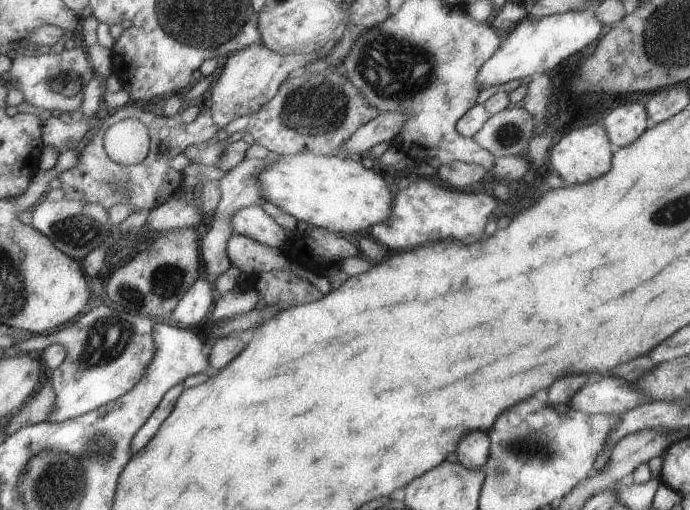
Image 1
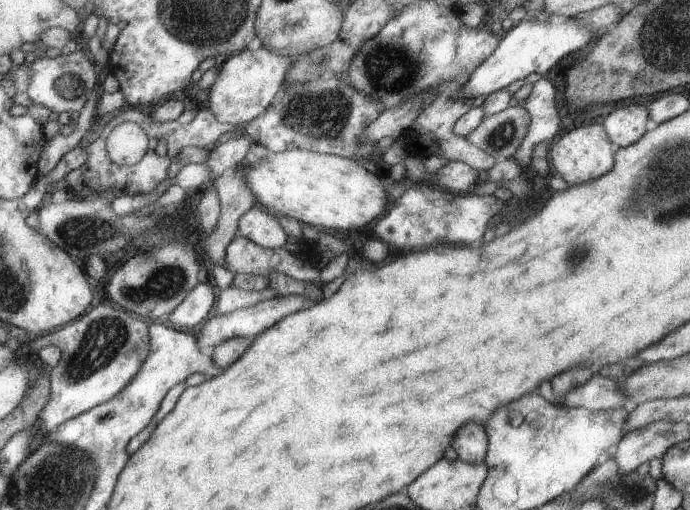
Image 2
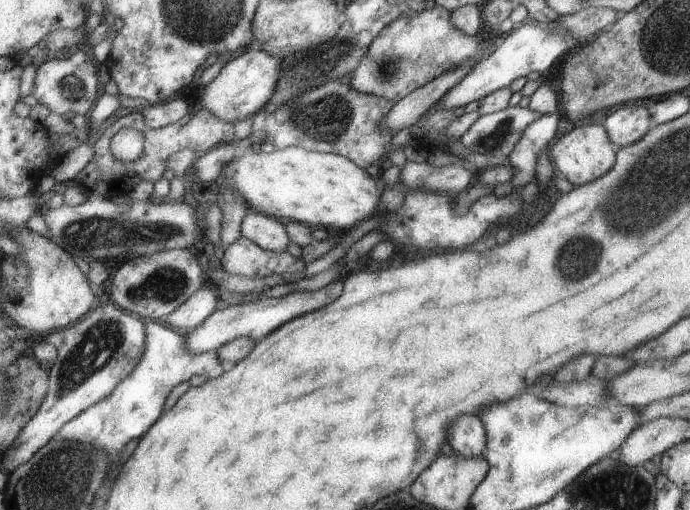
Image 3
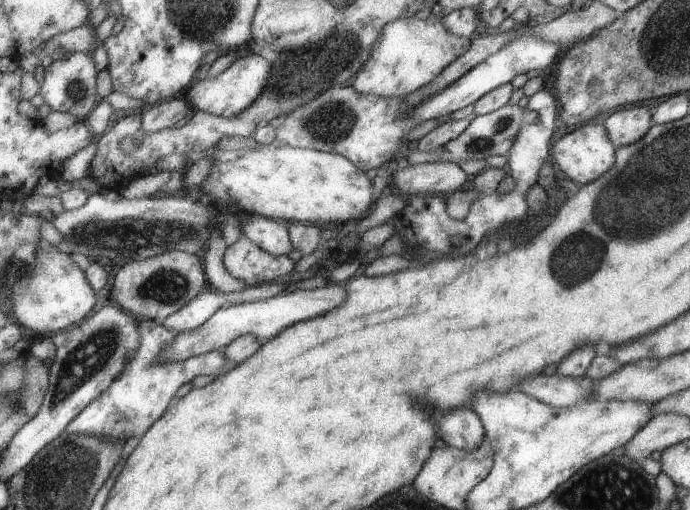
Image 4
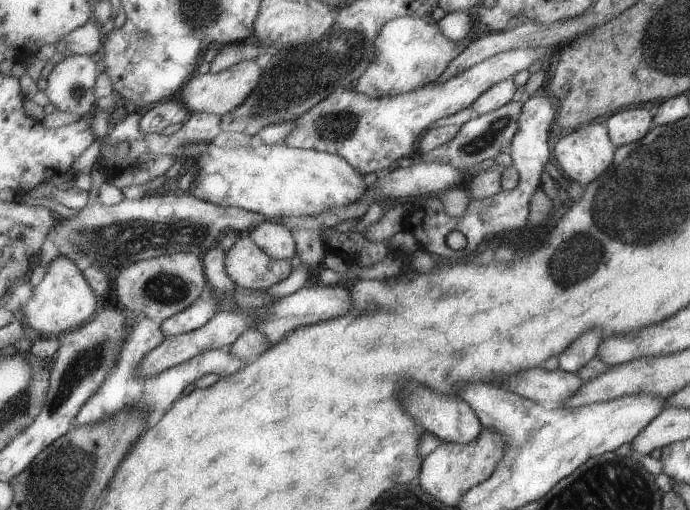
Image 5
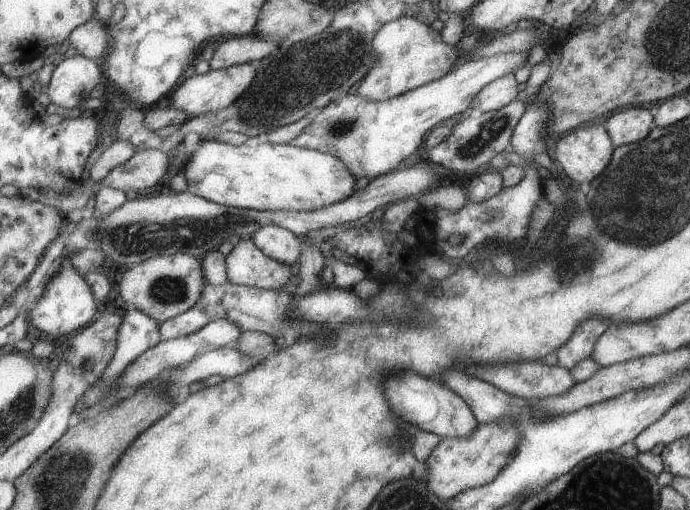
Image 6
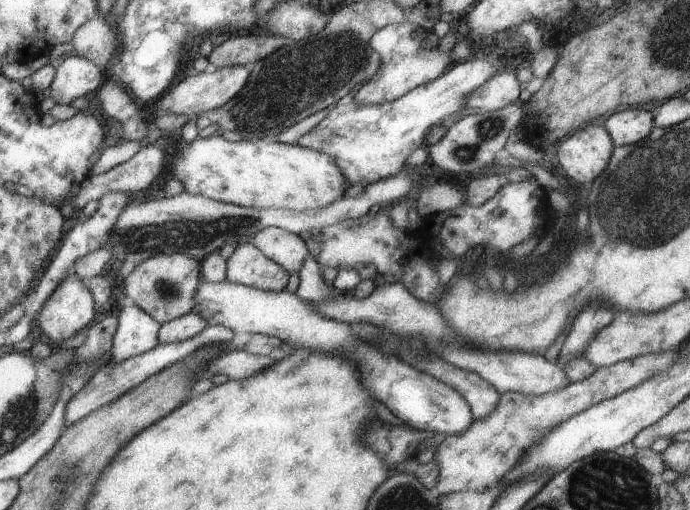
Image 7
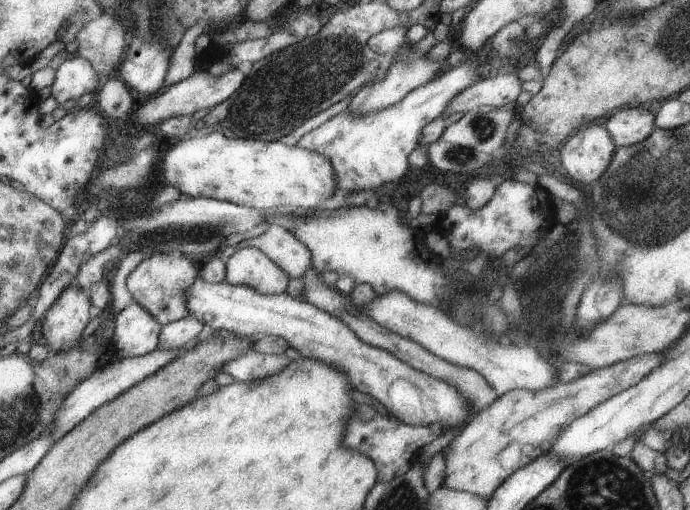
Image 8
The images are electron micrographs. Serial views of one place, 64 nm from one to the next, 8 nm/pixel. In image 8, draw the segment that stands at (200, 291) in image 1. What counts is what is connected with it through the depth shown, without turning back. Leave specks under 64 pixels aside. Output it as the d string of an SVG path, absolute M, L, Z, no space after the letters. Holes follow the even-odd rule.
M191 316L163 325L158 334L157 350L172 351L189 347L191 342L196 340L197 334L201 332L202 326Z

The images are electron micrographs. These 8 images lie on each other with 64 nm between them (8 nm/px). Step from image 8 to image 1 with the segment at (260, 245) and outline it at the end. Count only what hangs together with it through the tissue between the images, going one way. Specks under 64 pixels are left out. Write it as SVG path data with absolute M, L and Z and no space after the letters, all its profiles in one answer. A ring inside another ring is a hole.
M249 205L240 208L231 217L232 229L238 235L252 238L268 247L284 248L288 233L283 230L261 207Z

